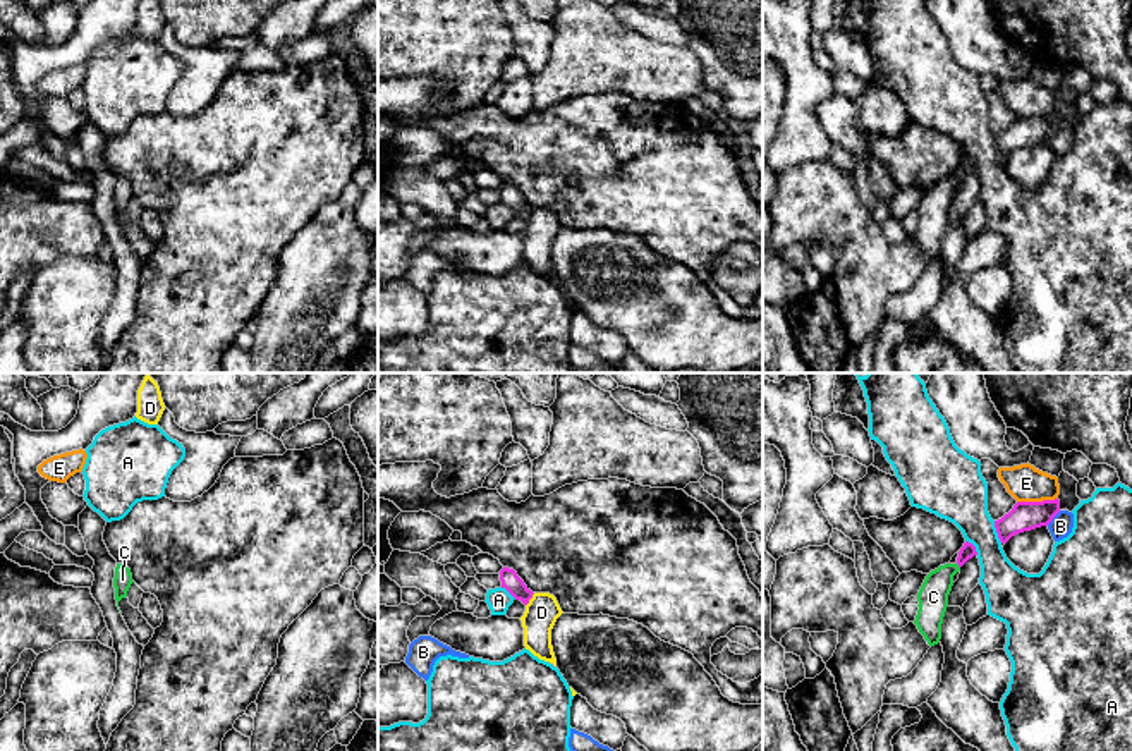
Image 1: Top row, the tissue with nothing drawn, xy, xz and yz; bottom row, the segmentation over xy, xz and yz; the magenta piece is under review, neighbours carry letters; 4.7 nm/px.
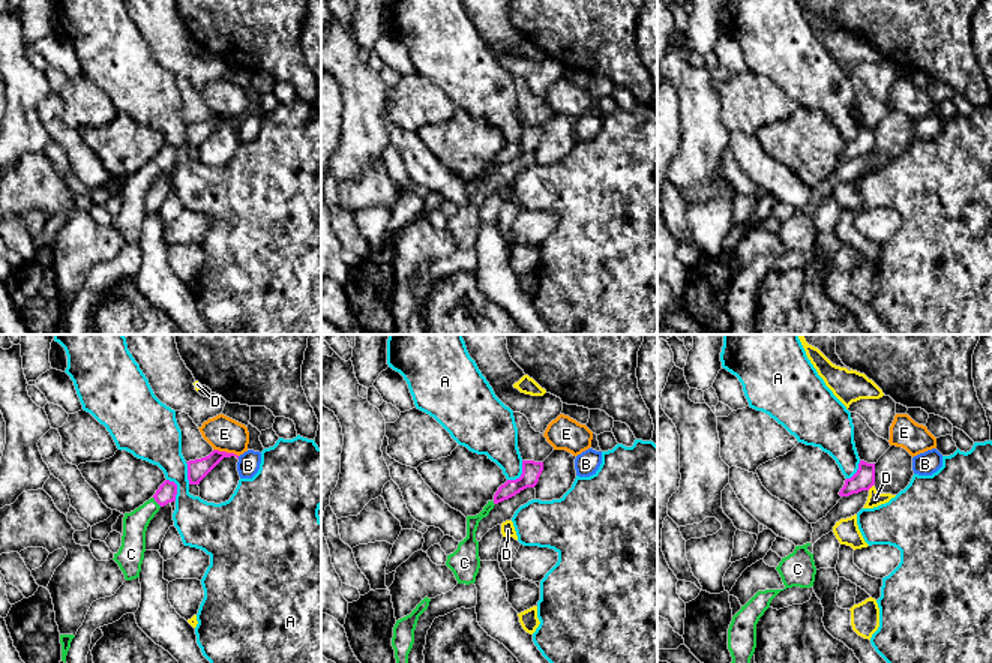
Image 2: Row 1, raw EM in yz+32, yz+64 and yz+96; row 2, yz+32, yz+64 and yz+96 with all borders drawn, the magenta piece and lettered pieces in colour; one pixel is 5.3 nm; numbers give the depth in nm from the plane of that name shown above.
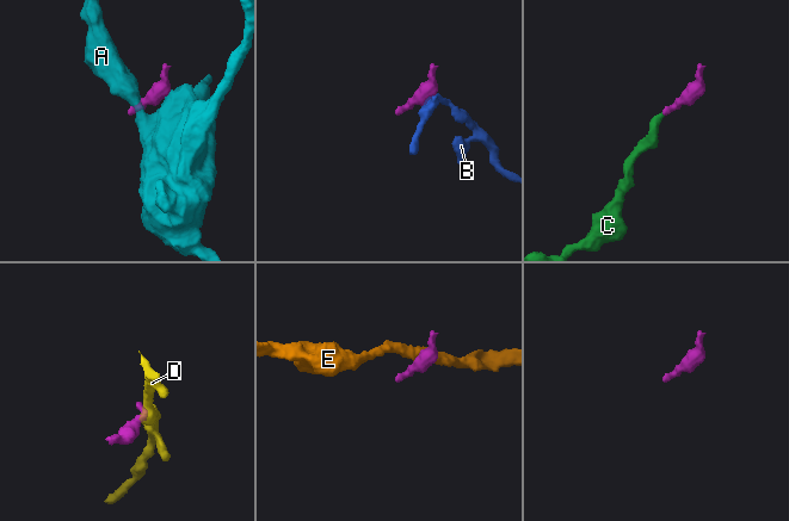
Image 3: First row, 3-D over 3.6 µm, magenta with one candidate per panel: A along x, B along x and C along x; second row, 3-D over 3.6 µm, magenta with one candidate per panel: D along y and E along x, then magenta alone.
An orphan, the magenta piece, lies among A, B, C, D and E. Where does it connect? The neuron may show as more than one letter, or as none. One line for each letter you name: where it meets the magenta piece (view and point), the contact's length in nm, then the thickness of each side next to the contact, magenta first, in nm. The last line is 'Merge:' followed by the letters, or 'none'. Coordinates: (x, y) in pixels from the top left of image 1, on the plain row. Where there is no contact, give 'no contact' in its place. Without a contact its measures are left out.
C: meets magenta in yz at (959, 181); contact 30 nm long; 70 nm thick on the magenta side, 140 nm on the other
Merge: C

